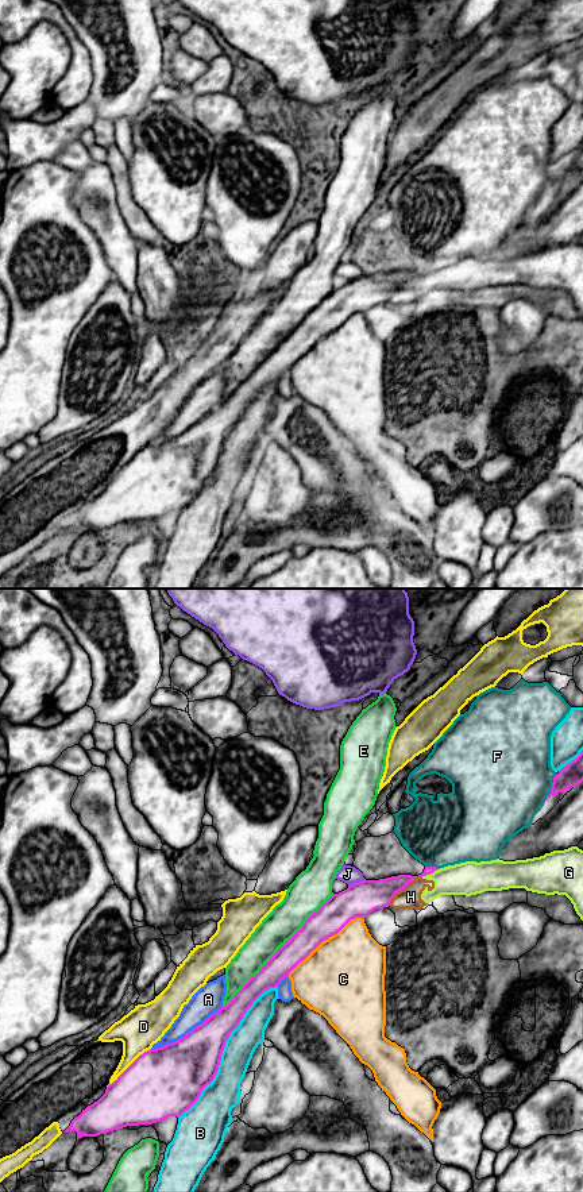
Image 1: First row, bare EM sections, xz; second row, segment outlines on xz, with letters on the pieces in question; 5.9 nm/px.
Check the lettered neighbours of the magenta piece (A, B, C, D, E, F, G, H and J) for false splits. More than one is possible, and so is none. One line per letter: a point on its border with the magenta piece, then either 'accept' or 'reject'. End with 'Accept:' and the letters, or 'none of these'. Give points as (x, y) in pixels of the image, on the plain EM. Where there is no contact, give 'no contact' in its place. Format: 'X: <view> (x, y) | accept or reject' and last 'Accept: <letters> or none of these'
A: xz (188, 428) | reject
B: xz (223, 444) | reject
C: xz (325, 334) | reject
D: xz (130, 461) | reject
E: xz (277, 346) | reject
F: xz (552, 182) | reject
G: xz (431, 267) | reject
H: xz (402, 284) | reject
J: xz (356, 278) | reject
Accept: none of these

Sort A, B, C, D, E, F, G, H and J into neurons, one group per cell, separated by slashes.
A G H / B / C / D / E / F / J

